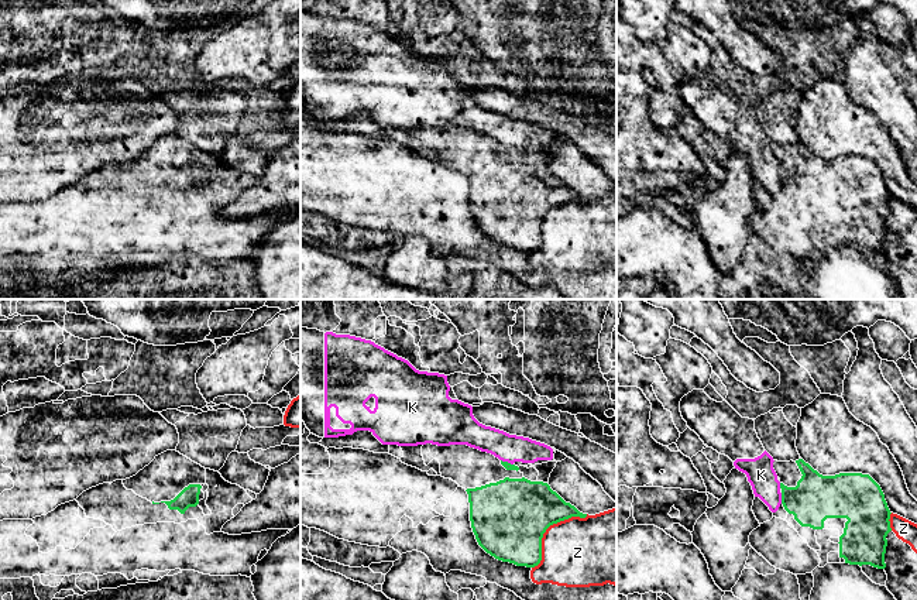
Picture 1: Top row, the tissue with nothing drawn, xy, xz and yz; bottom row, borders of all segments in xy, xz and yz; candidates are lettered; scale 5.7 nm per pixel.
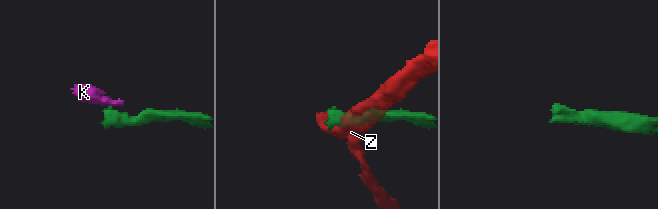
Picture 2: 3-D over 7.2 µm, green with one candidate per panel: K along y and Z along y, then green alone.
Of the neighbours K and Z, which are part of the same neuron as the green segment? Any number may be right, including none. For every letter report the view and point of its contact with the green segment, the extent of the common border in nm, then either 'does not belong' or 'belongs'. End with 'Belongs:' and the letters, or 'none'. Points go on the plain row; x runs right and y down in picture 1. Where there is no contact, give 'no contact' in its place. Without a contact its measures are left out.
K: yz (782, 182) | 60 nm | does not belong
Z: xz (546, 212) | 440 nm | does not belong
Belongs: none

